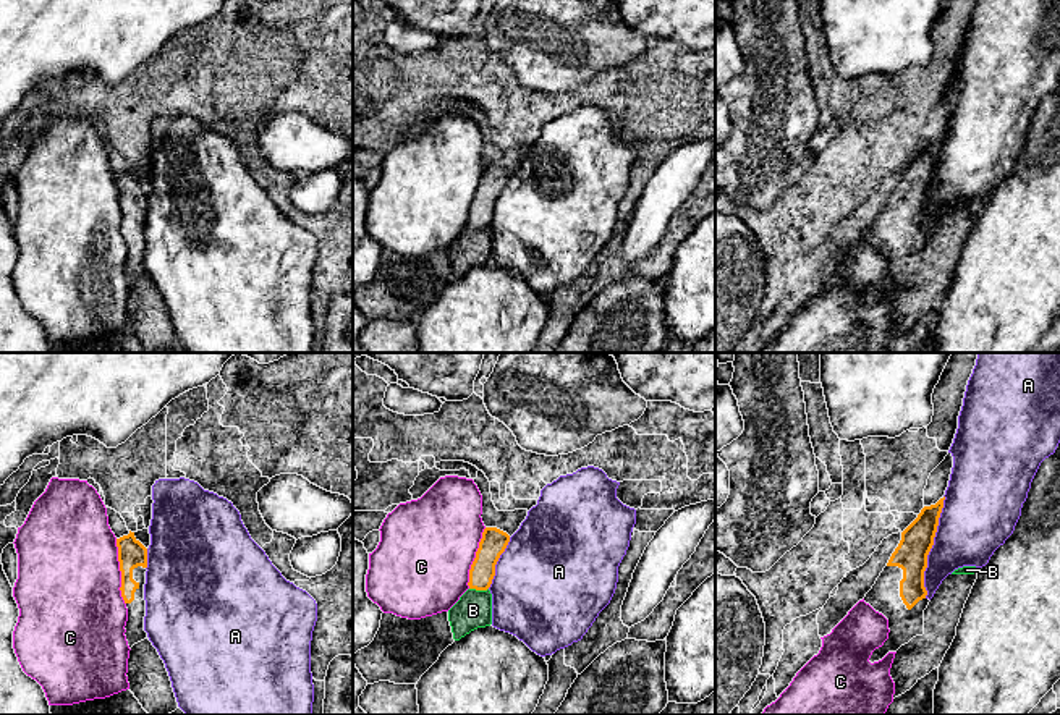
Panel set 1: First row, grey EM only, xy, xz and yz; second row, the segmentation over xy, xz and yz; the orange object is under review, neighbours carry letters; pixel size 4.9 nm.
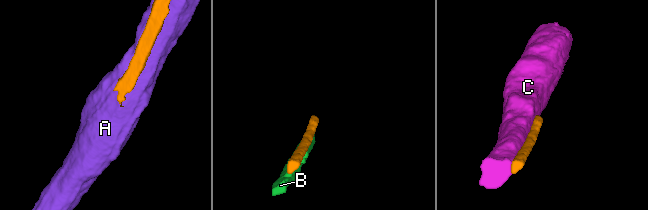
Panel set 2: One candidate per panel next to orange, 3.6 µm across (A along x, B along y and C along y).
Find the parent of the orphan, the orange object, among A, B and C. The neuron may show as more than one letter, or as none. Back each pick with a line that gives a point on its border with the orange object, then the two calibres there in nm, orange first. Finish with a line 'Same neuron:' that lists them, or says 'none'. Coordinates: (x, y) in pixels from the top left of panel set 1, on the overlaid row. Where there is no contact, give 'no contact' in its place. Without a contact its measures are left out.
Same neuron: none

